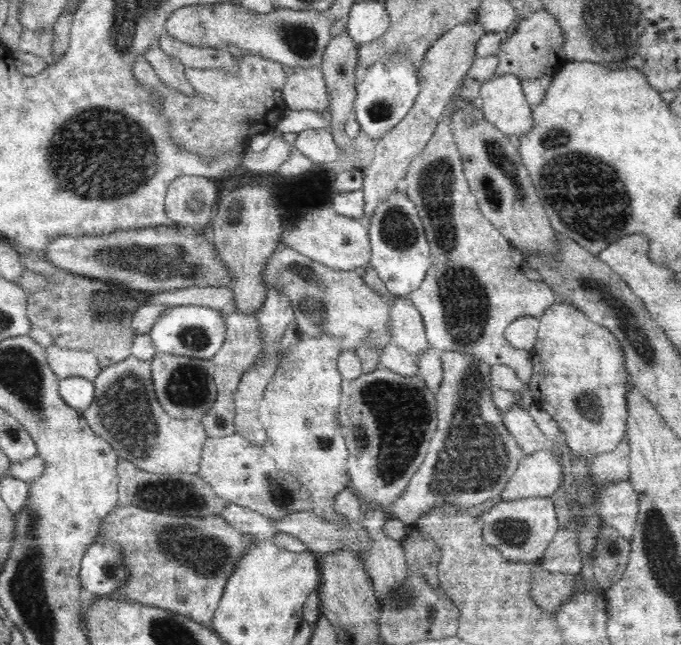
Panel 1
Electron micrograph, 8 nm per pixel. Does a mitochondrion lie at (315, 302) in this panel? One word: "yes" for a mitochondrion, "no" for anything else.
yes

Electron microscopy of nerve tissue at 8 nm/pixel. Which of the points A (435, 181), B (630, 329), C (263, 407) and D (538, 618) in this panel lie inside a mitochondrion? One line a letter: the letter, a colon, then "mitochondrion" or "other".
A: mitochondrion
B: mitochondrion
C: other
D: other

